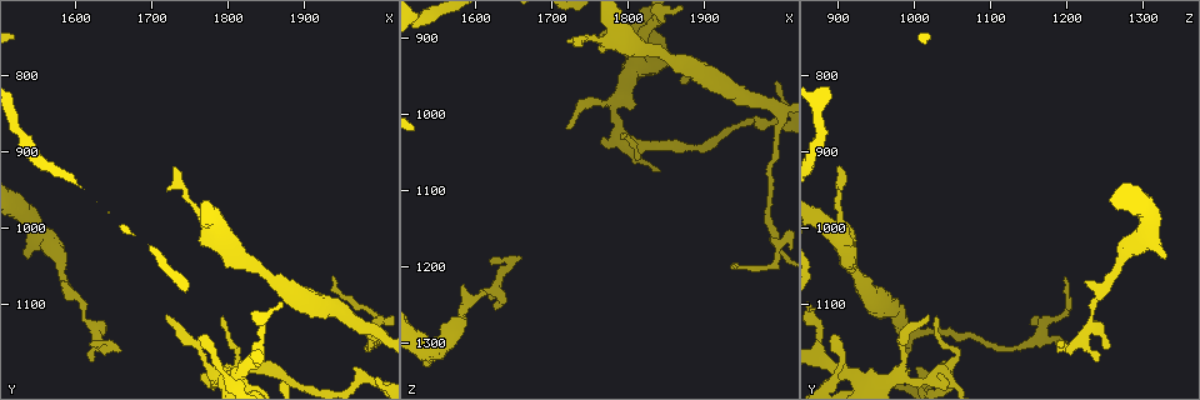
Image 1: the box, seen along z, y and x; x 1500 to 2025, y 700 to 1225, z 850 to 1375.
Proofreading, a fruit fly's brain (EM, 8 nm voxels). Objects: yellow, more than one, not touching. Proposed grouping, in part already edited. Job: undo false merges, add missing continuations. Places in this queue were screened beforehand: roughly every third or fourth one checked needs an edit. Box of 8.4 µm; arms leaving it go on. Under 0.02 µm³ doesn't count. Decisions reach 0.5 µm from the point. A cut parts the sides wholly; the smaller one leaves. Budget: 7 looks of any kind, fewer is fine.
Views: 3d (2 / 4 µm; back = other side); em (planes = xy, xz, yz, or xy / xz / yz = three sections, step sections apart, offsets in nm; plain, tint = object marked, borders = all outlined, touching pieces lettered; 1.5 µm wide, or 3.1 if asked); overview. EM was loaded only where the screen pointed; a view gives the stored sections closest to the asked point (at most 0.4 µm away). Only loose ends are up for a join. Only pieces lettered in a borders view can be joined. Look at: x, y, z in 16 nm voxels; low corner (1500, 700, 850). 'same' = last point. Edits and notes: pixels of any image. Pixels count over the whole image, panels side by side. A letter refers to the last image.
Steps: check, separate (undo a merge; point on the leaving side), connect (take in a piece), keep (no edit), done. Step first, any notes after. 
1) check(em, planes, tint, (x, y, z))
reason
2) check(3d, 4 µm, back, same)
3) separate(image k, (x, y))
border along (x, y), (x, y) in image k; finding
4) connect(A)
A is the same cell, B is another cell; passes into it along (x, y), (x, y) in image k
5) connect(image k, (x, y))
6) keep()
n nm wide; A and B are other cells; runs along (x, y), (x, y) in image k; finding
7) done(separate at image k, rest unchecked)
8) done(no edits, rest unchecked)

check(em, planes, borders, (1785, 1190, 980))
a fork

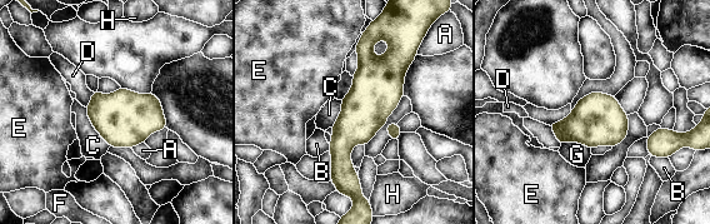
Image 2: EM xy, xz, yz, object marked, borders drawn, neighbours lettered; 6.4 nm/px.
keep()
A, B, C, D, E, F, G and H are other cells; runs along (364, 46), (344, 189) in image 2; continuous, no second neuron

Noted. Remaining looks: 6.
check(em, xy, step 8, borders, (1730, 920, 895))
free end

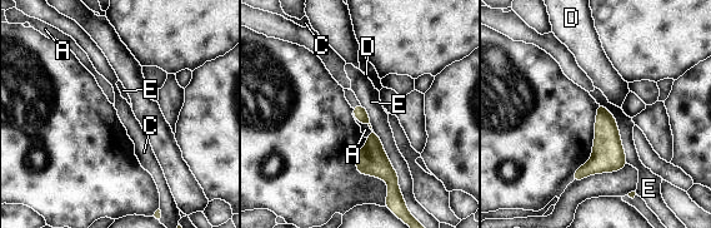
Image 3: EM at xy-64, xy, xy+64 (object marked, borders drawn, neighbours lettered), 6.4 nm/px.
connect(image 3, (365, 129))
A is the same cell, C, D and E are other cells; passes into it along (361, 115), (365, 123), (365, 129) in image 3; it goes on there

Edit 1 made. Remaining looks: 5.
check(3d, 2 µm, (1580, 1035, 1270))
sudden change in width

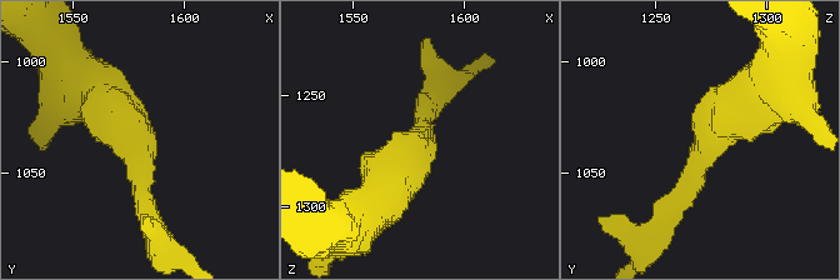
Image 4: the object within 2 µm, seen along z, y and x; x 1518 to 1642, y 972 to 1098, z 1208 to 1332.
check(em, planes, borders, (1576, 1037, 1275))
arms of 190, 360 nm; now the EM

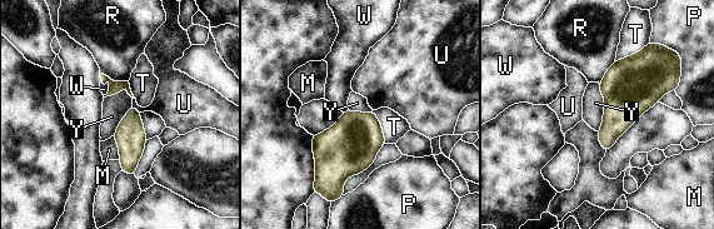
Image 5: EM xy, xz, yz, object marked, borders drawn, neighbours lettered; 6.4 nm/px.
keep()
M, P, R, T, U, W and Y are other cells; border along (600, 84), (604, 118), (598, 132) in image 5; all the same neuron

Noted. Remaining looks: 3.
done(connect at image 3, rest unchecked)

